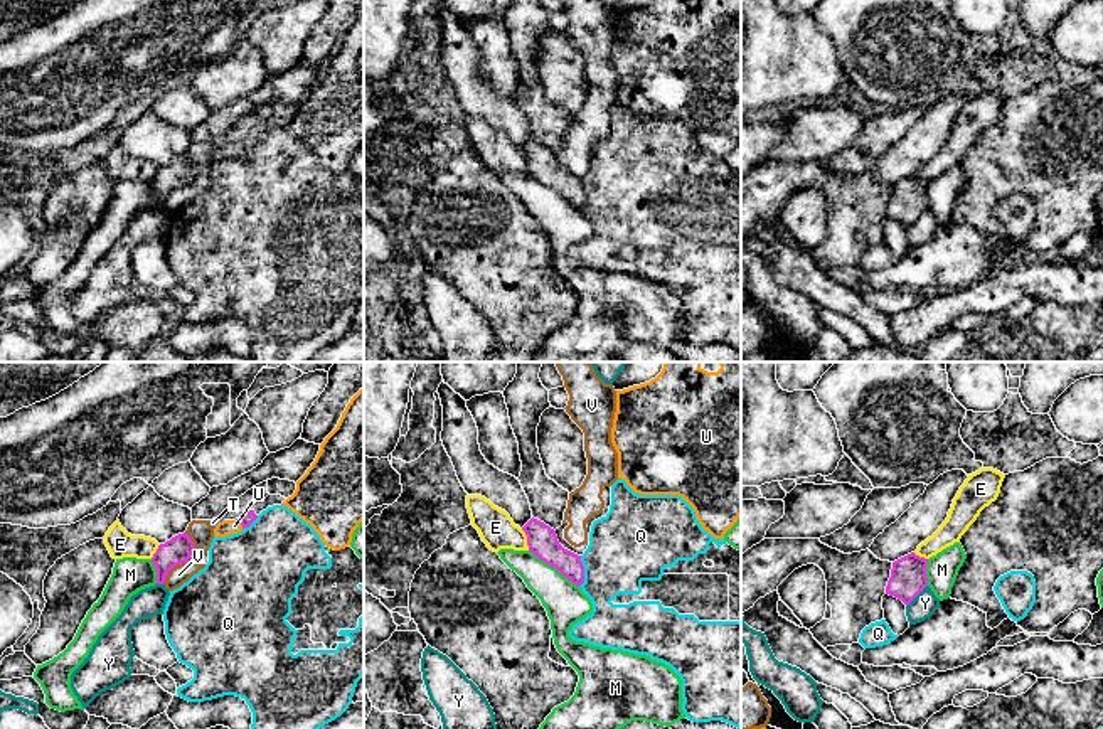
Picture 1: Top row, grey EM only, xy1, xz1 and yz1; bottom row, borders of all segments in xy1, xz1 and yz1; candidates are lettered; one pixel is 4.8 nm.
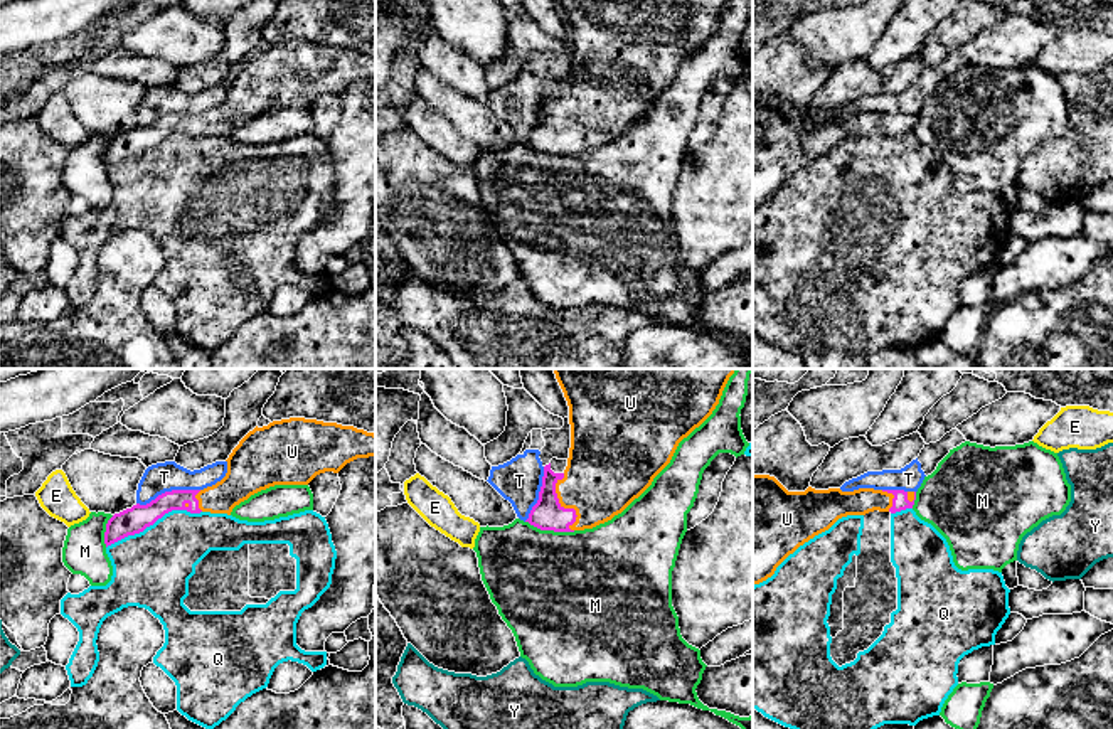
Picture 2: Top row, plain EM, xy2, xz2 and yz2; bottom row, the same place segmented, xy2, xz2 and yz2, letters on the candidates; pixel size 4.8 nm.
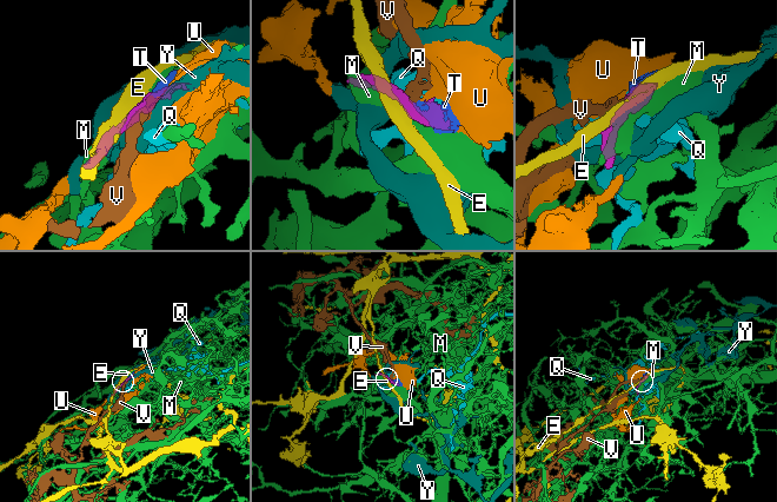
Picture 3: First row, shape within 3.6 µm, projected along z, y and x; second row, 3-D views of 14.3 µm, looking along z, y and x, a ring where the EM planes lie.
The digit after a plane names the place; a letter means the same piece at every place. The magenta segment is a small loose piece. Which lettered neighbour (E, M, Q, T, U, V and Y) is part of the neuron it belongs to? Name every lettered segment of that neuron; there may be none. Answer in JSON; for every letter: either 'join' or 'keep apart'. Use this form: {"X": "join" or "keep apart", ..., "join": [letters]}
{"E": "keep apart", "M": "keep apart", "Q": "keep apart", "T": "keep apart", "U": "join", "V": "keep apart", "Y": "keep apart", "join": ["U"]}

